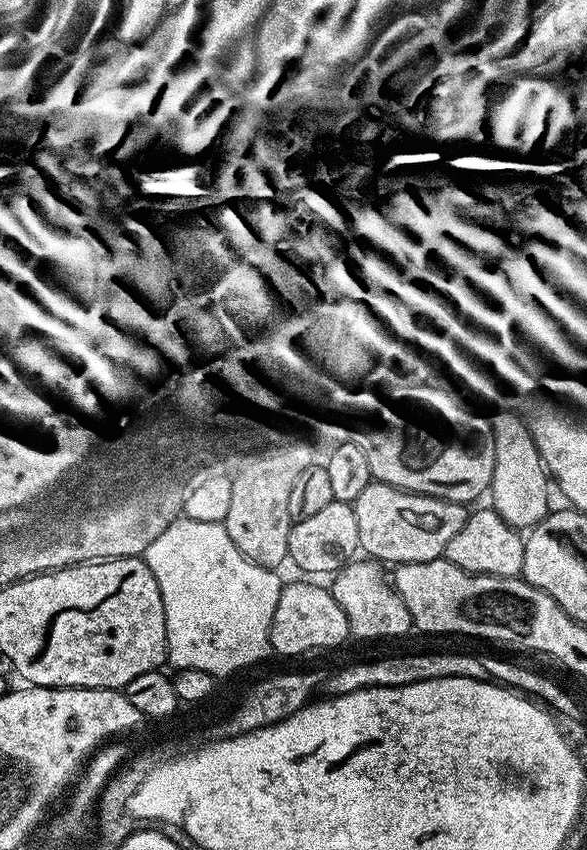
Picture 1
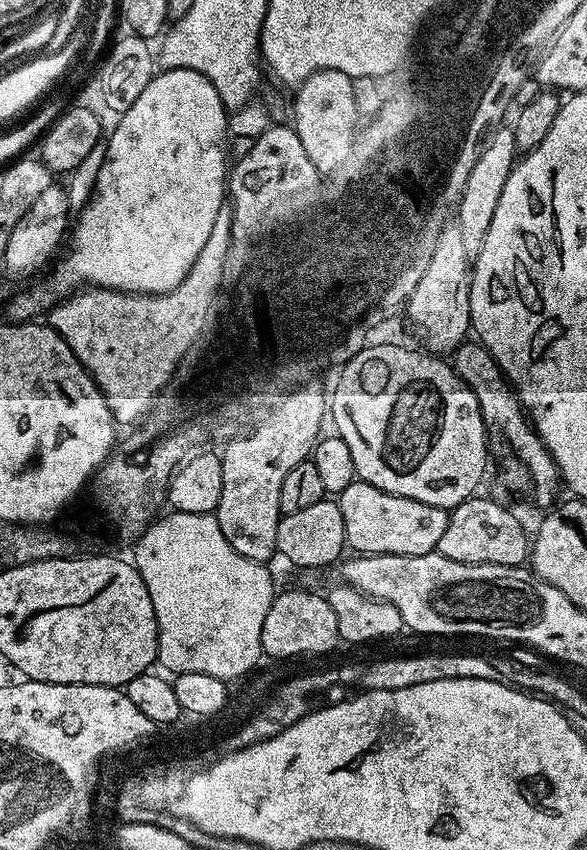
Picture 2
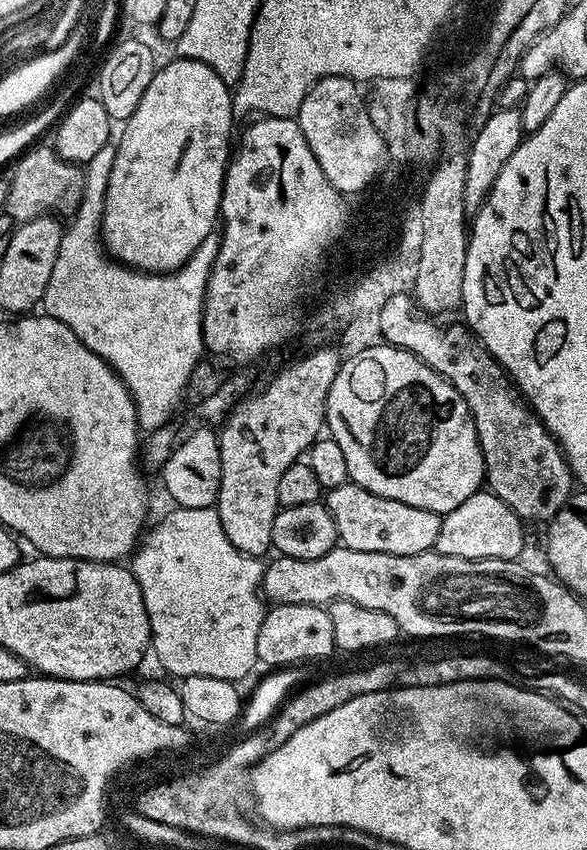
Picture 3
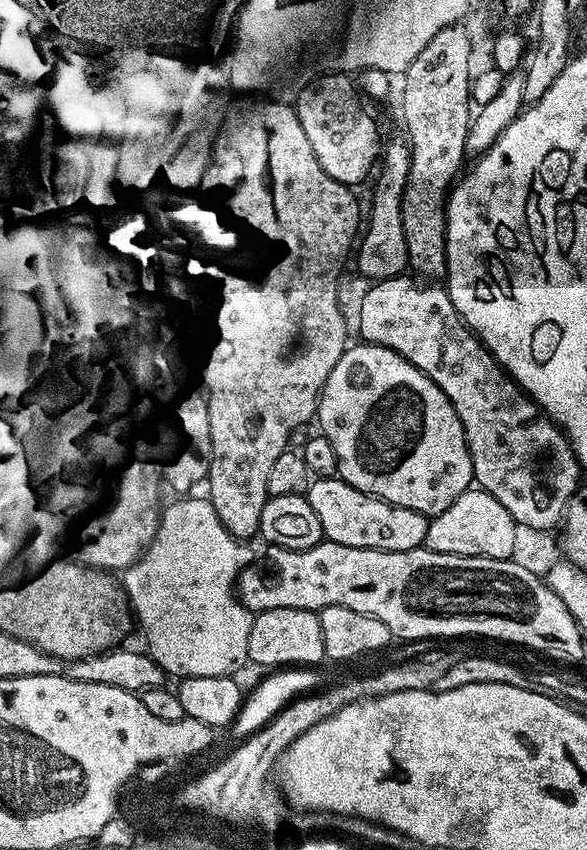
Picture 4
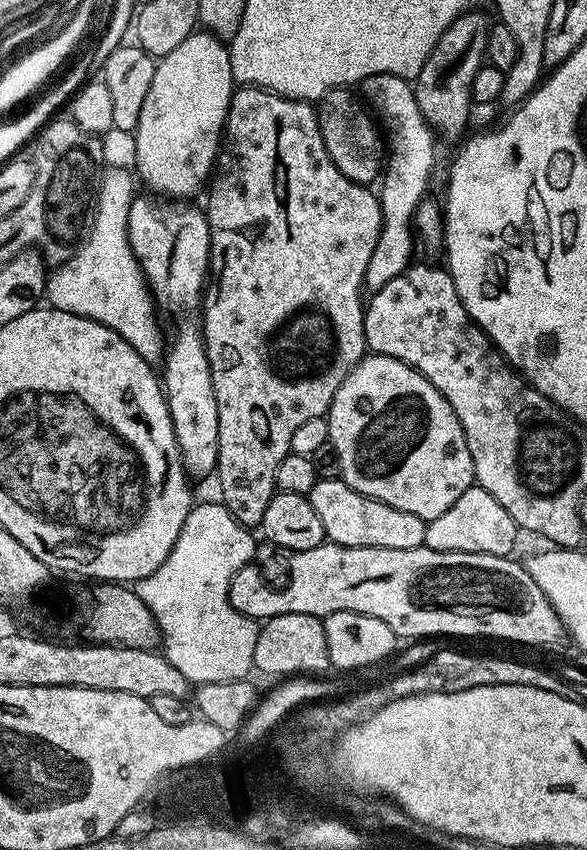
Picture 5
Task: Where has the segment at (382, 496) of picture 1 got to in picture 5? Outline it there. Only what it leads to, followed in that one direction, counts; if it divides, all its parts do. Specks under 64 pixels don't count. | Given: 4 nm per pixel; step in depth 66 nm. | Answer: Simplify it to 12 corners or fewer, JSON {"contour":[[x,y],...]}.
{"contour":[[320,478],[307,494],[343,548],[424,547],[428,521]]}

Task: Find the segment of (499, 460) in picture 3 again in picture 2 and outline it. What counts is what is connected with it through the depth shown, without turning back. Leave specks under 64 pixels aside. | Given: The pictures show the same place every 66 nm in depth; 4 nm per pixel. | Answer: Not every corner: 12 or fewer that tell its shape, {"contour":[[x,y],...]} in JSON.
{"contour":[[465,342],[450,363],[478,398],[504,484],[553,503],[556,464],[496,359]]}

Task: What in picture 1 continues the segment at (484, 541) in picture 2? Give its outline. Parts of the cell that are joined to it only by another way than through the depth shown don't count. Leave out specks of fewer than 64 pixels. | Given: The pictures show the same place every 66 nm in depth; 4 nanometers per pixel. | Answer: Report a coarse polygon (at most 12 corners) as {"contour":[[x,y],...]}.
{"contour":[[490,506],[469,511],[443,559],[467,572],[522,573],[524,536]]}

